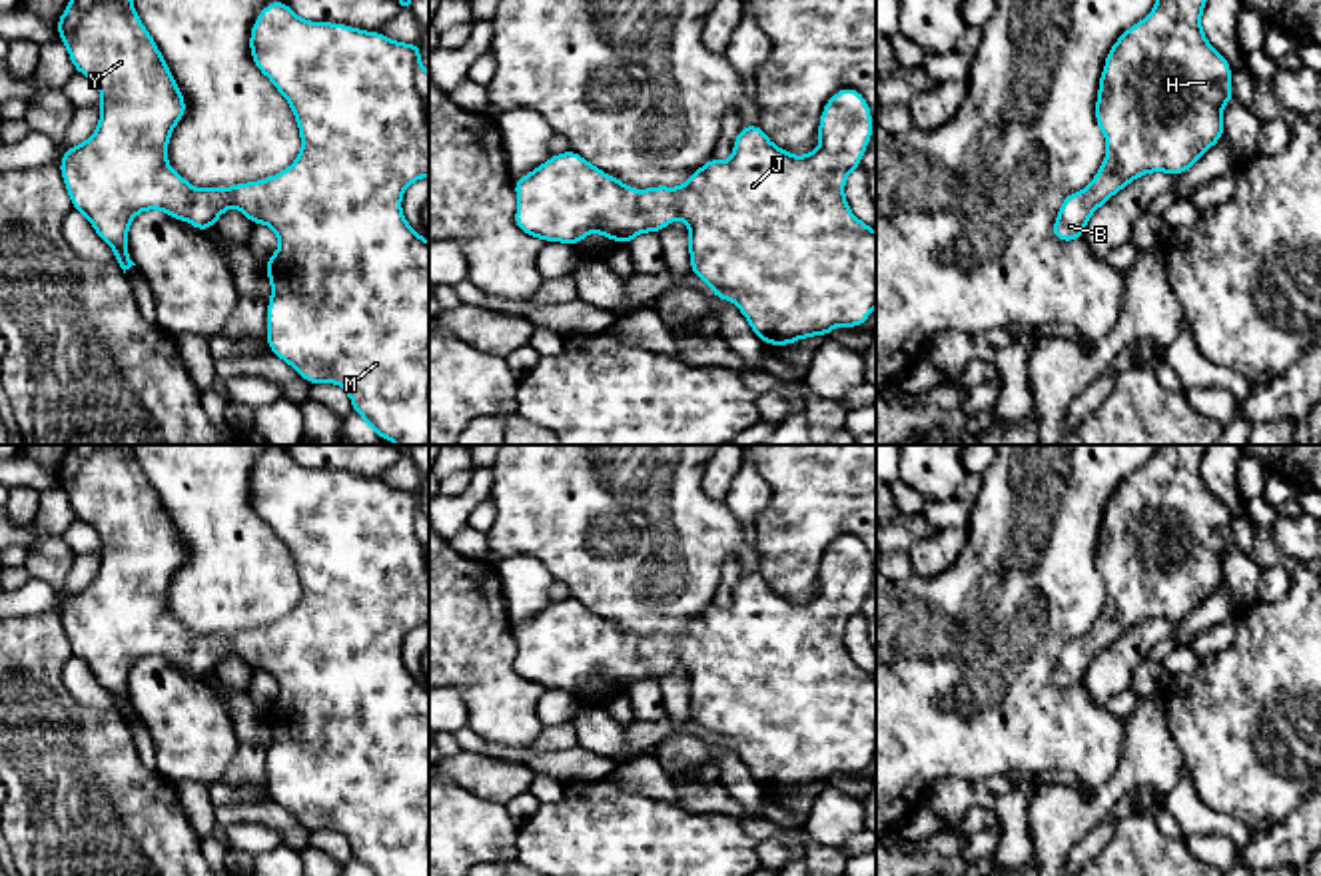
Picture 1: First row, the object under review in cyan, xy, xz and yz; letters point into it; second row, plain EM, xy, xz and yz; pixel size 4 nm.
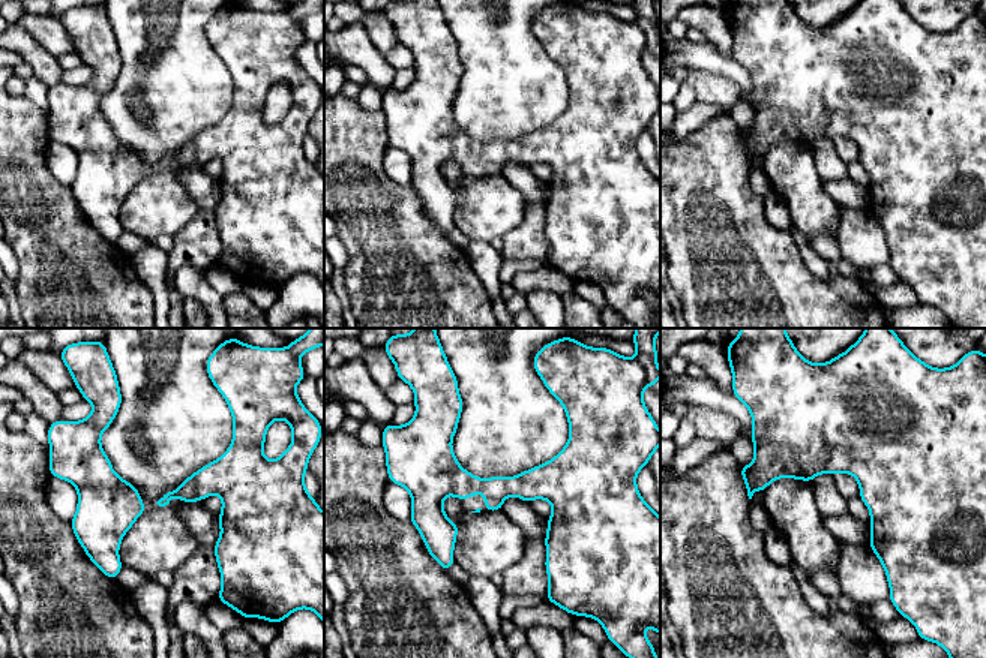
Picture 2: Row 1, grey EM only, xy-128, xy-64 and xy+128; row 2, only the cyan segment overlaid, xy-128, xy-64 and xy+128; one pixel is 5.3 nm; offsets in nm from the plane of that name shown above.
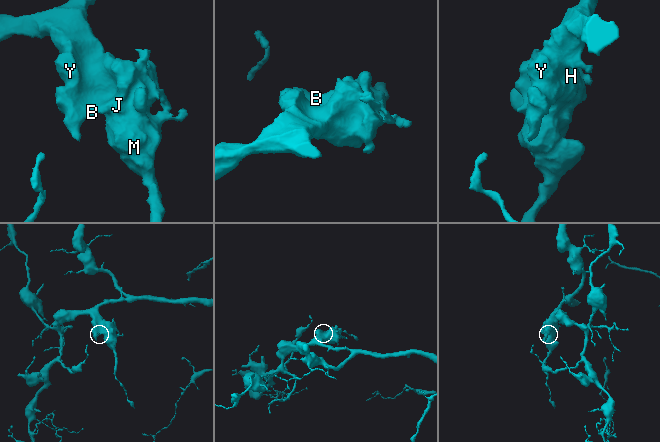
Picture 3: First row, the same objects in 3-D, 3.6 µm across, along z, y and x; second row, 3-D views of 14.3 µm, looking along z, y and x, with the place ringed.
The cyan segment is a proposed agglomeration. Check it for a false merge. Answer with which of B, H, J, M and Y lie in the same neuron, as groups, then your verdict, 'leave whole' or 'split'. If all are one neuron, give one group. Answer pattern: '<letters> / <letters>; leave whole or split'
B H J M Y; leave whole

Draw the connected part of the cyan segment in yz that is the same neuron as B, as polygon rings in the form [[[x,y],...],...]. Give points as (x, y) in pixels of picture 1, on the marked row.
[[[1157,0],[1107,52],[1096,100],[1096,122],[1107,152],[1090,186],[1064,198],[1052,227],[1056,239],[1080,239],[1092,214],[1129,182],[1149,172],[1181,176],[1225,136],[1221,110],[1233,100],[1231,66],[1203,34],[1199,20],[1205,4]]]

